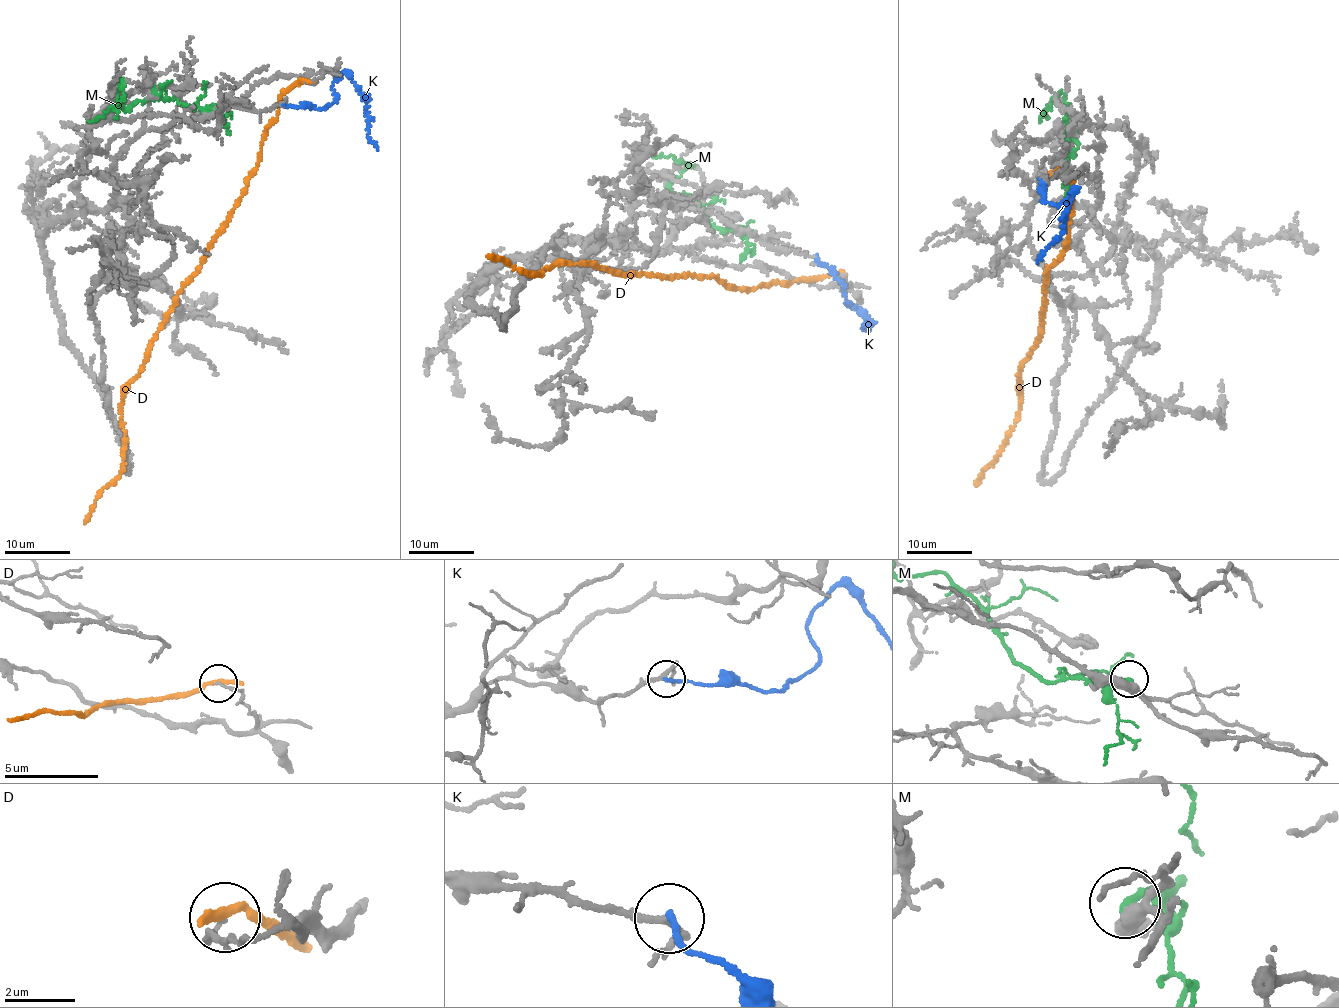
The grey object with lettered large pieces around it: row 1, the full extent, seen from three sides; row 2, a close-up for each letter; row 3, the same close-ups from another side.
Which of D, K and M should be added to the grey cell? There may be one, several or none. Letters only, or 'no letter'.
no letter

